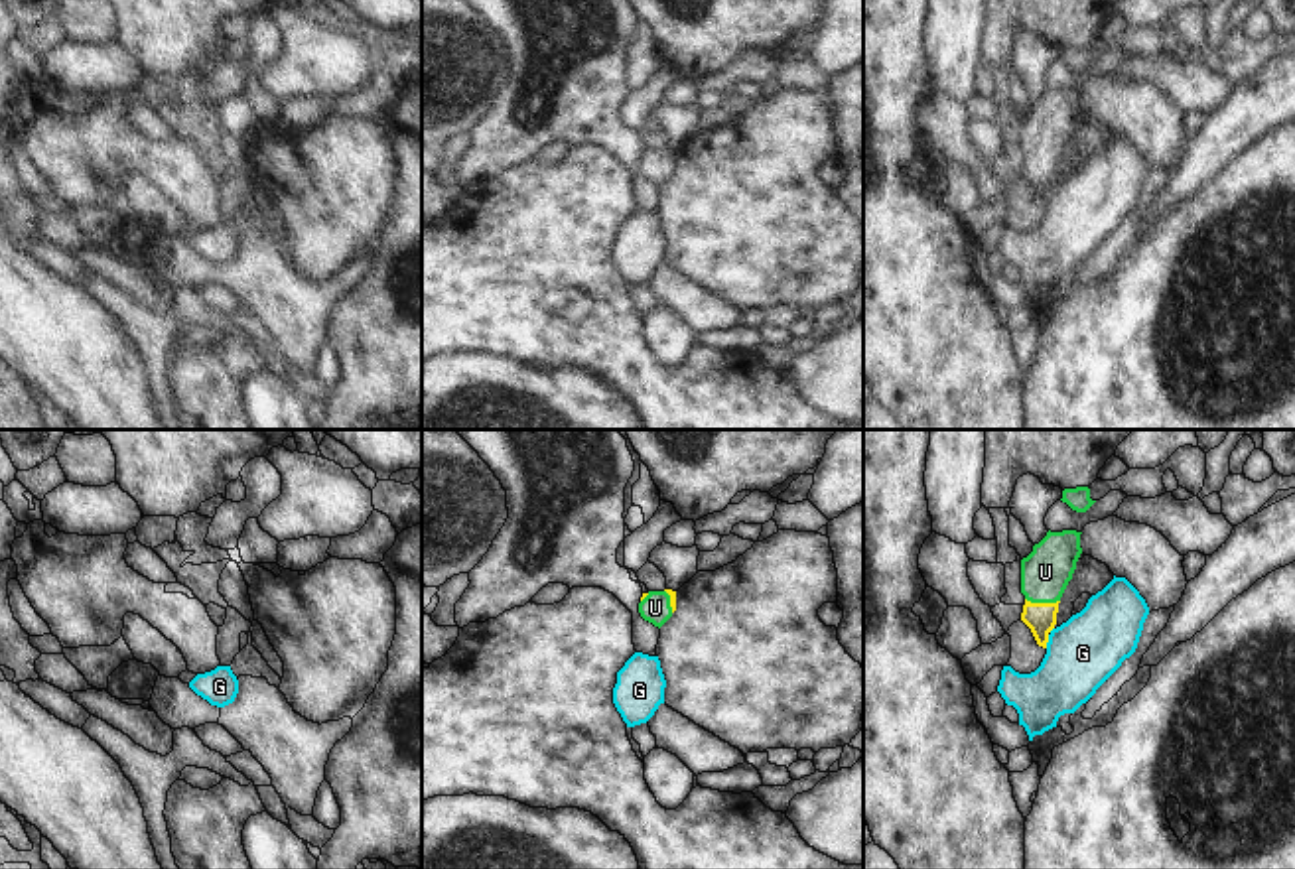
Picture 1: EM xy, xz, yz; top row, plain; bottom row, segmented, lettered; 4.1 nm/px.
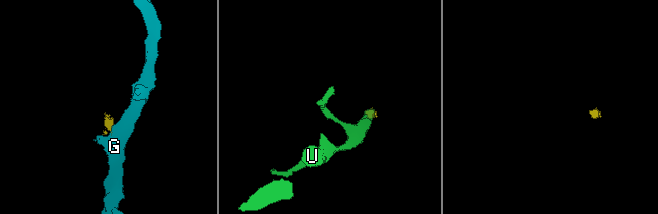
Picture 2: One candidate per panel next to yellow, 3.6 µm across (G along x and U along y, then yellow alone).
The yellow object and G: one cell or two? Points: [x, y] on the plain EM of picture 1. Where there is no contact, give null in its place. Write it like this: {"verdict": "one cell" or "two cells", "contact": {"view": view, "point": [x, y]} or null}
{"verdict": "two cells", "contact": {"view": "yz", "point": [1047, 200]}}

